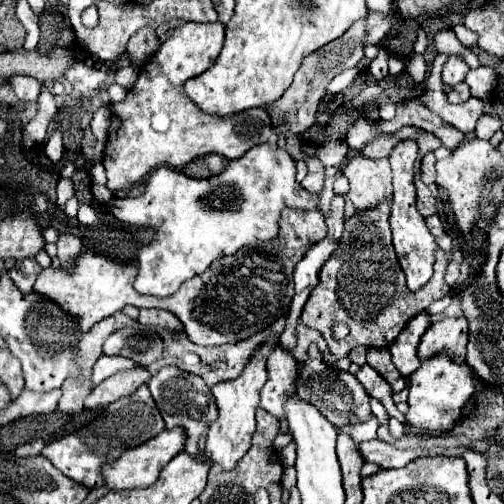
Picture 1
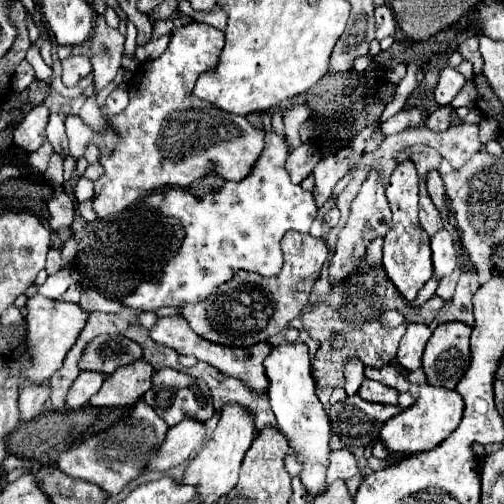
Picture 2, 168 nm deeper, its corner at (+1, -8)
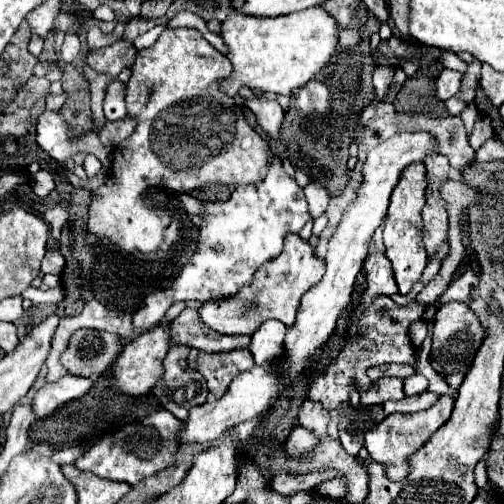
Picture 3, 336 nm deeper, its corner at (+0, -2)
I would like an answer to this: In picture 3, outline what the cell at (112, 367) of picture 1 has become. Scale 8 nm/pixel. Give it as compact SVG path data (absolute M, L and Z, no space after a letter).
M66 374L58 382L44 384L32 400L32 410L34 410L36 420L50 416L58 406L62 406L70 400L78 400L80 396L84 396L90 390L90 386L92 386L90 378L72 376L72 374Z

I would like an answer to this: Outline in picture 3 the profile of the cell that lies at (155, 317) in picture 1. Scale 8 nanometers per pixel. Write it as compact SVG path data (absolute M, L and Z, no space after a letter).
M186 308L172 322L172 342L174 344L190 344L196 350L234 350L236 346L250 344L250 336L226 336L208 328L198 310Z

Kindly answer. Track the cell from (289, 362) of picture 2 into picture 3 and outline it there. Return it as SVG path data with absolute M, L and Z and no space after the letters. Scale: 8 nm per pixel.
M268 320L260 326L258 332L252 334L250 340L250 354L256 364L264 364L268 360L274 360L282 352L282 342L286 336L286 326L278 320Z

